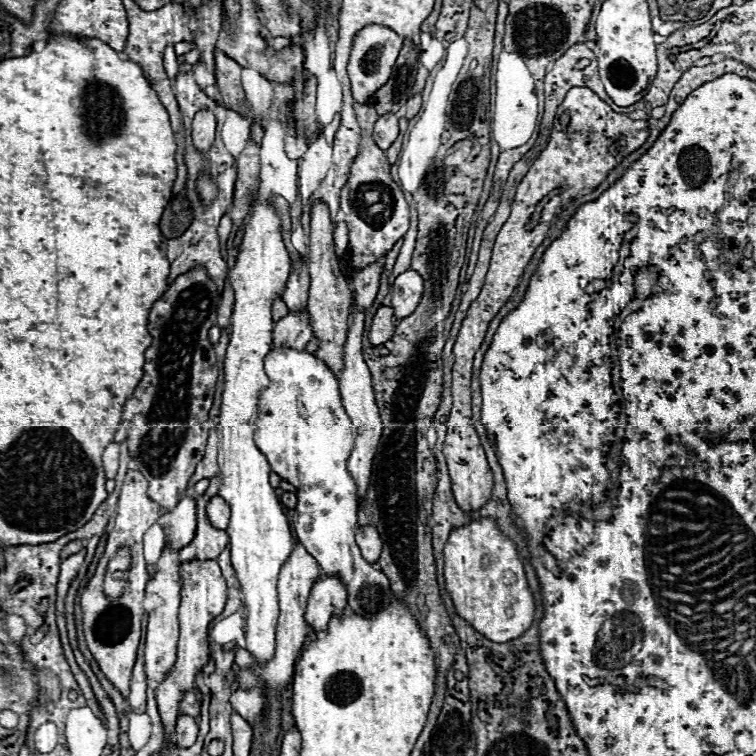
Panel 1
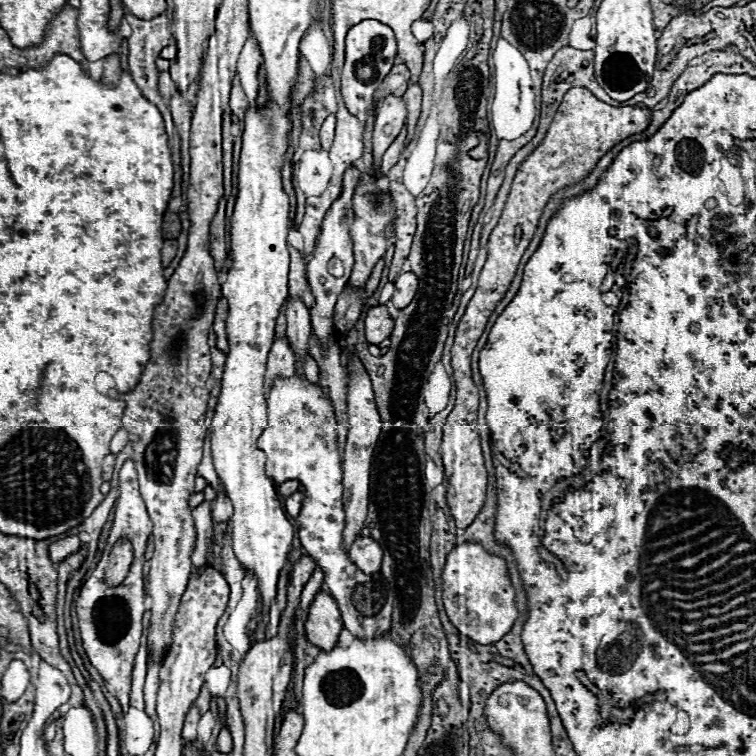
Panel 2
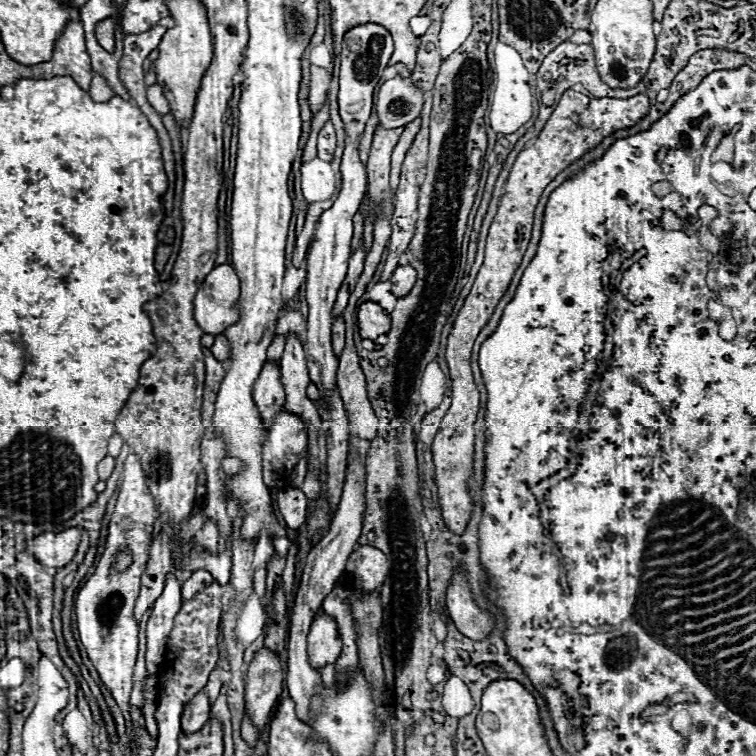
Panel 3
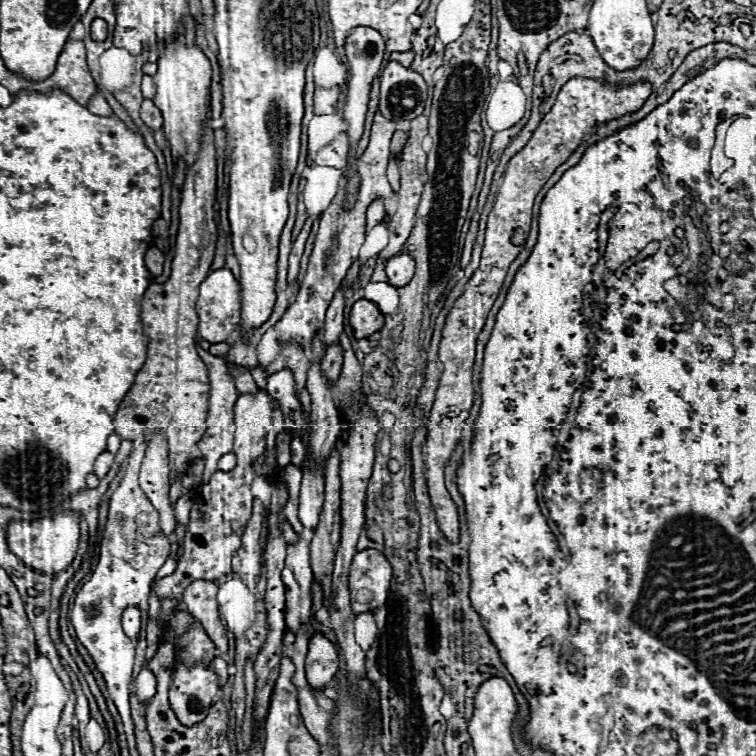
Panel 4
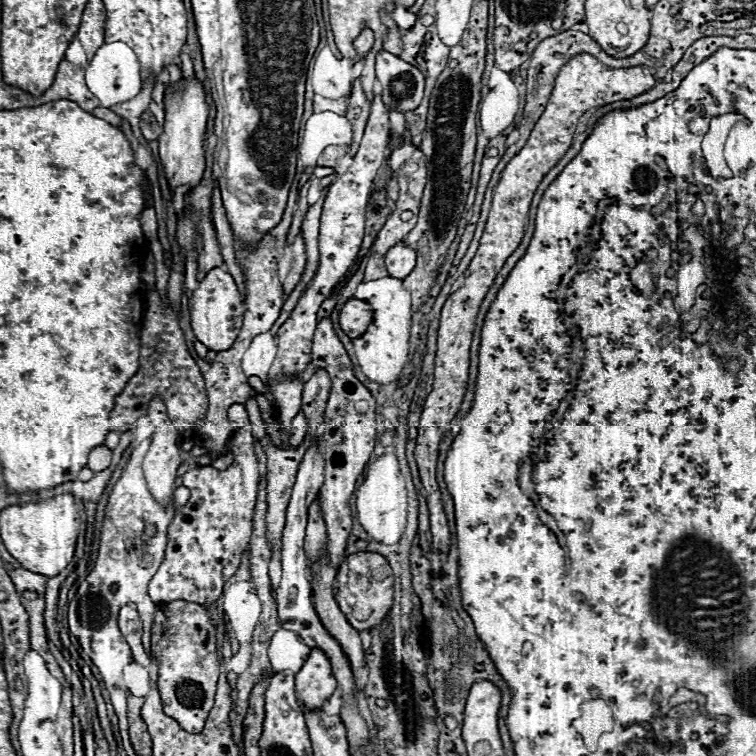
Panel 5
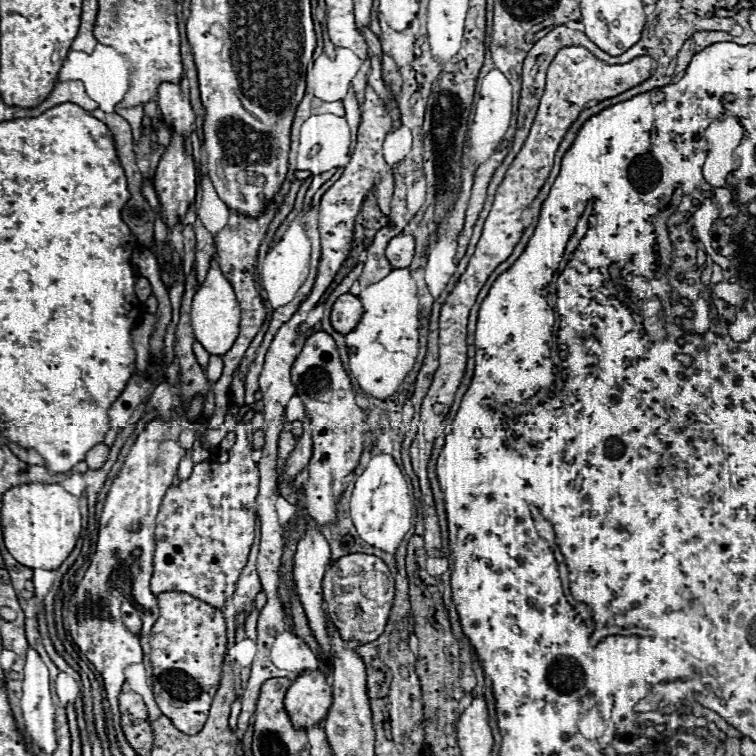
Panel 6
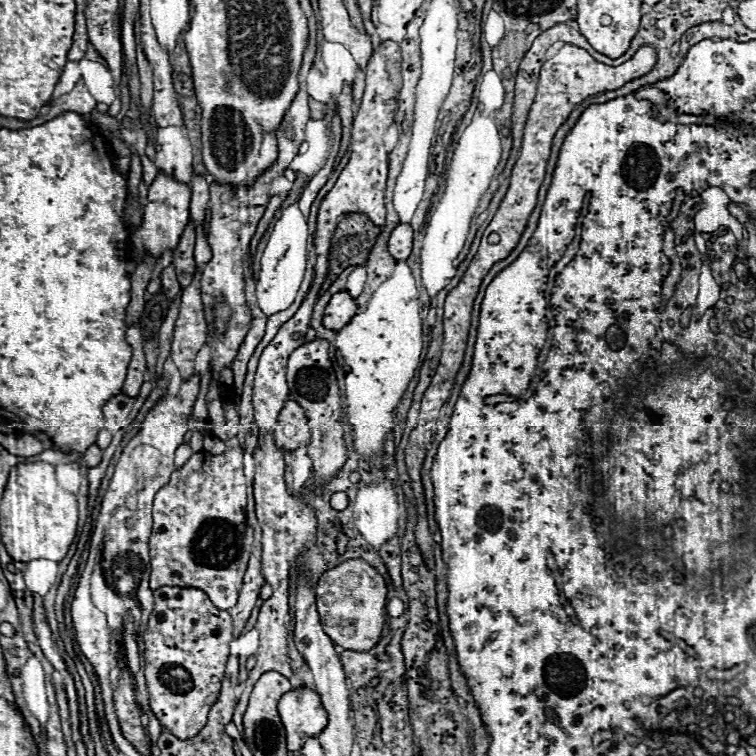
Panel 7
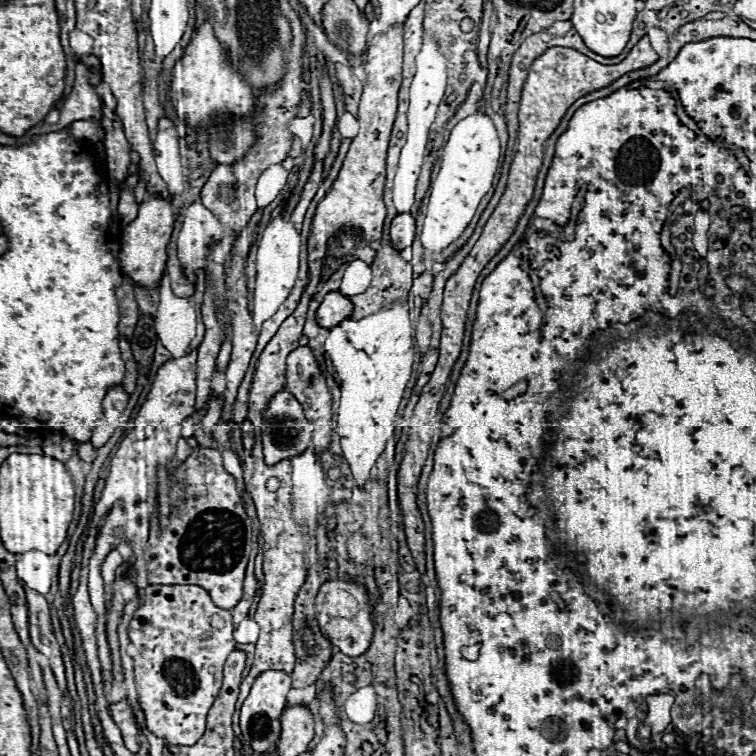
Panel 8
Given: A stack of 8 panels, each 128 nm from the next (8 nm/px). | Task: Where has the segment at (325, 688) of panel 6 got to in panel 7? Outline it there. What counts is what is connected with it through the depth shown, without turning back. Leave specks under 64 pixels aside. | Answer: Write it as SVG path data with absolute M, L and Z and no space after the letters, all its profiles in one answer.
M290 690L278 704L278 714L286 728L286 748L298 752L308 738L318 736L328 718L320 696L314 690Z

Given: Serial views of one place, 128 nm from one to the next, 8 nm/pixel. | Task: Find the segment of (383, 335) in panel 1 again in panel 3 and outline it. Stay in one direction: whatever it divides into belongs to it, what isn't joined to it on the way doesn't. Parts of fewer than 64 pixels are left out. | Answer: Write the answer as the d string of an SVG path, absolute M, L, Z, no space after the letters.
M364 302L358 308L358 328L364 340L376 340L390 330L390 318L376 302Z

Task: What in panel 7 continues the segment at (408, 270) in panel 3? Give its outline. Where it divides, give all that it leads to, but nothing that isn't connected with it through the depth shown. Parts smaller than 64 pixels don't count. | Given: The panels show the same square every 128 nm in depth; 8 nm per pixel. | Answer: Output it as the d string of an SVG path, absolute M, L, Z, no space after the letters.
M398 224L388 240L388 250L396 260L406 260L412 250L412 226L410 224Z

